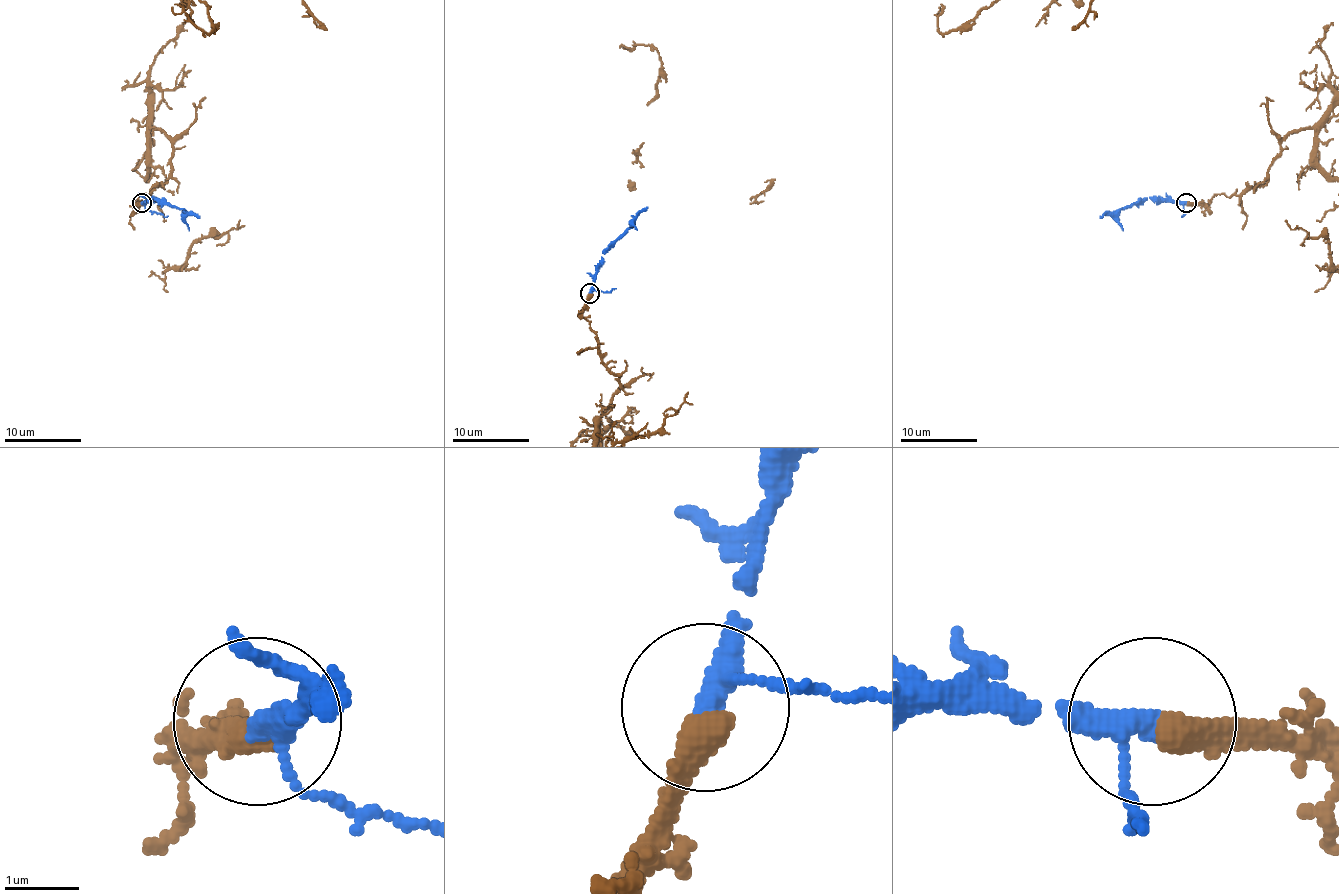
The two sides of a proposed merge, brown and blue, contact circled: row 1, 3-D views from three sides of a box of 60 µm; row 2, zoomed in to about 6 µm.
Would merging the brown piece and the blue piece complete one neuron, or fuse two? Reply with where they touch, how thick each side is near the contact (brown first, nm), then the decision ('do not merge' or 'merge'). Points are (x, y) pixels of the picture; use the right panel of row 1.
at (1186, 202); 440 nm thick on the brown side, 240 nm on the other; merge

